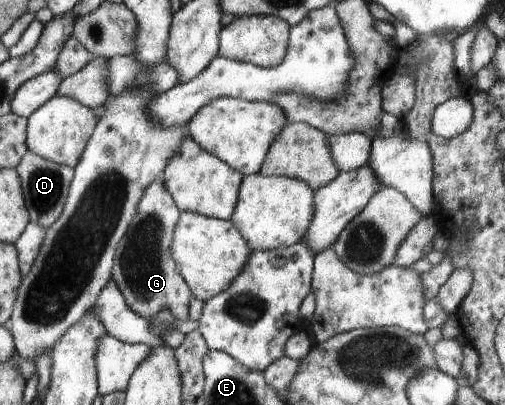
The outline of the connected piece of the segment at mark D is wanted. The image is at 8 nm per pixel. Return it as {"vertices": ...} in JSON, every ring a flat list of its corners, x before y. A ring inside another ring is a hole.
{"vertices":[[26,149,16,171,21,181,23,198,25,199,30,222,37,223,41,227,51,228,64,211,75,169,67,167,67,165,57,165,53,161,47,161,45,157,39,157,37,153]]}

